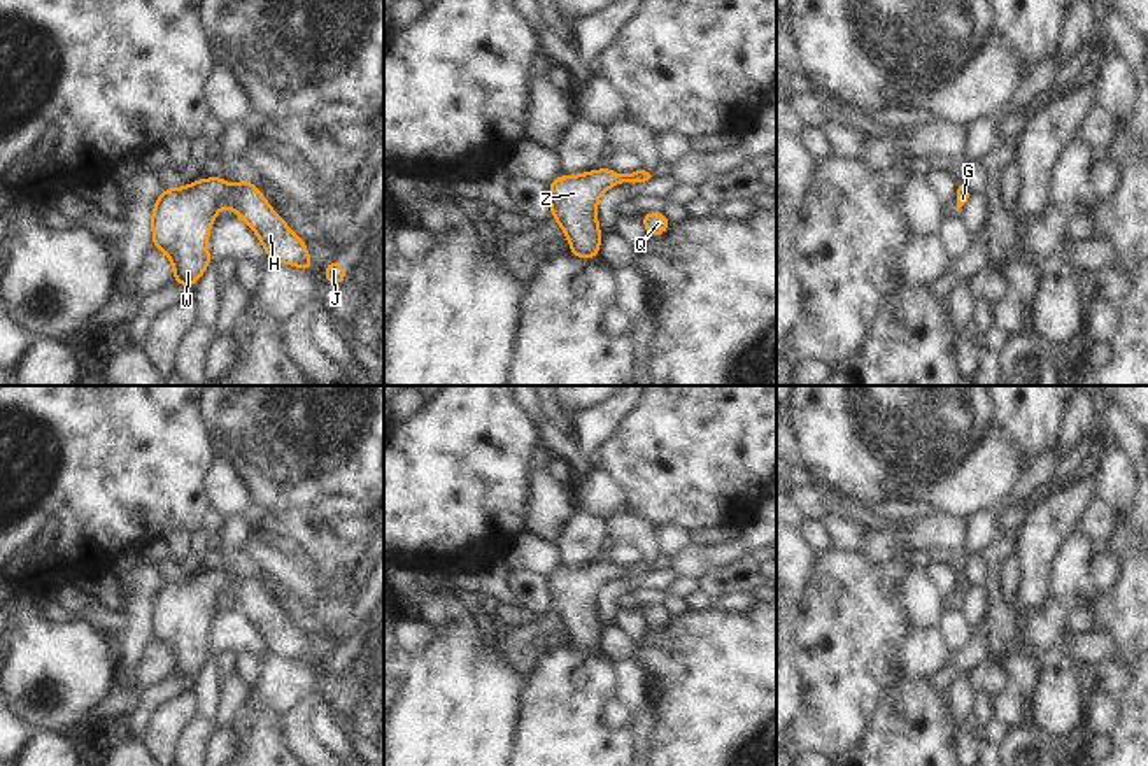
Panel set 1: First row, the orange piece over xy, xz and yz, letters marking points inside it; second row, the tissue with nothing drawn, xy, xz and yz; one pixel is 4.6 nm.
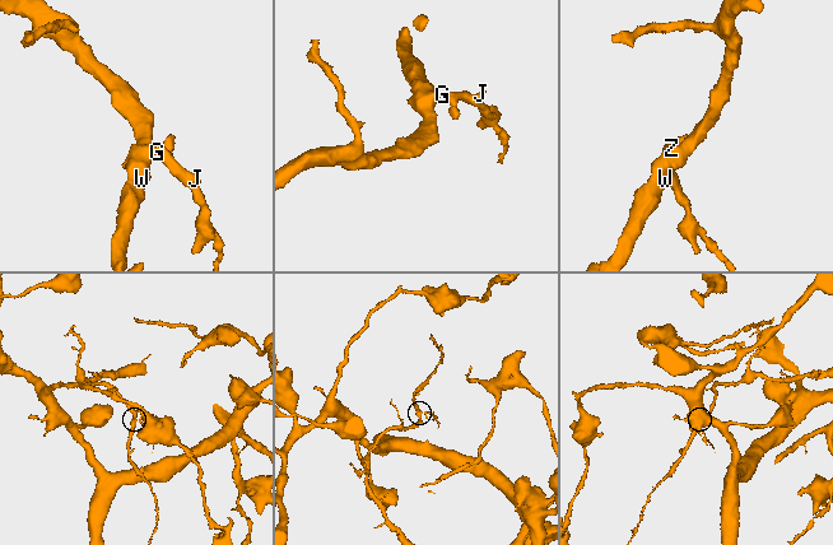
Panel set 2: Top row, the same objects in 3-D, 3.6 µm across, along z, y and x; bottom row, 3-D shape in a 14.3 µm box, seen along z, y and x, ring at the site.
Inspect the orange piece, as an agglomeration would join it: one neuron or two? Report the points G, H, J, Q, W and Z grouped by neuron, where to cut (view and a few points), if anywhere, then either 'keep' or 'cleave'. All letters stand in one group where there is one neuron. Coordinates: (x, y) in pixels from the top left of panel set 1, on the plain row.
groups G H J Q W Z; cut none; keep

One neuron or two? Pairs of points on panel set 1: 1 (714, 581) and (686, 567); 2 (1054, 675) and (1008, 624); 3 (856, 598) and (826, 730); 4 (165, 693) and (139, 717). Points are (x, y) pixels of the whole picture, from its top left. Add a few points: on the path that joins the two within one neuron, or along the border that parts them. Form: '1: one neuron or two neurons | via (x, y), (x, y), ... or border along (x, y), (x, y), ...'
1: two neurons | border along (742, 560), (719, 565), (696, 579)
2: two neurons | border along (1012, 605), (1019, 652)
3: one neuron | via (849, 631), (849, 659), (840, 696)
4: one neuron | via (158, 695), (142, 710)

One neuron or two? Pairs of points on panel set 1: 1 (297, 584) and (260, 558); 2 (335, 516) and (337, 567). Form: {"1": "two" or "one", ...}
{"1": "one", "2": "one"}

